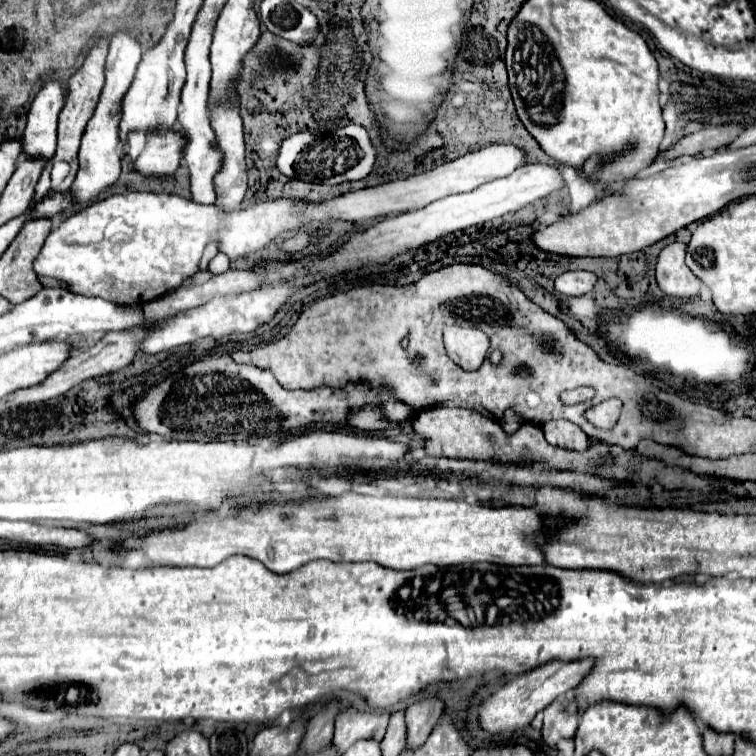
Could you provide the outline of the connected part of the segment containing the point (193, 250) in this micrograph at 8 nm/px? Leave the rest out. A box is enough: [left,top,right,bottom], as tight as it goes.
[35,145,523,307]

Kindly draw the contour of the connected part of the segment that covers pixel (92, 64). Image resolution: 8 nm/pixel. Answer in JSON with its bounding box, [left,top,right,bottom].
[29,35,109,207]

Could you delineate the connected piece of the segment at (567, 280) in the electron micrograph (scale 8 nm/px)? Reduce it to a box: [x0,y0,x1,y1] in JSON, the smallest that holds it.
[555,271,597,297]

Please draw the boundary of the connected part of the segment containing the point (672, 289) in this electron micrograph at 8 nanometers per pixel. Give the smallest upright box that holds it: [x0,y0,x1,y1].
[657,243,701,299]

